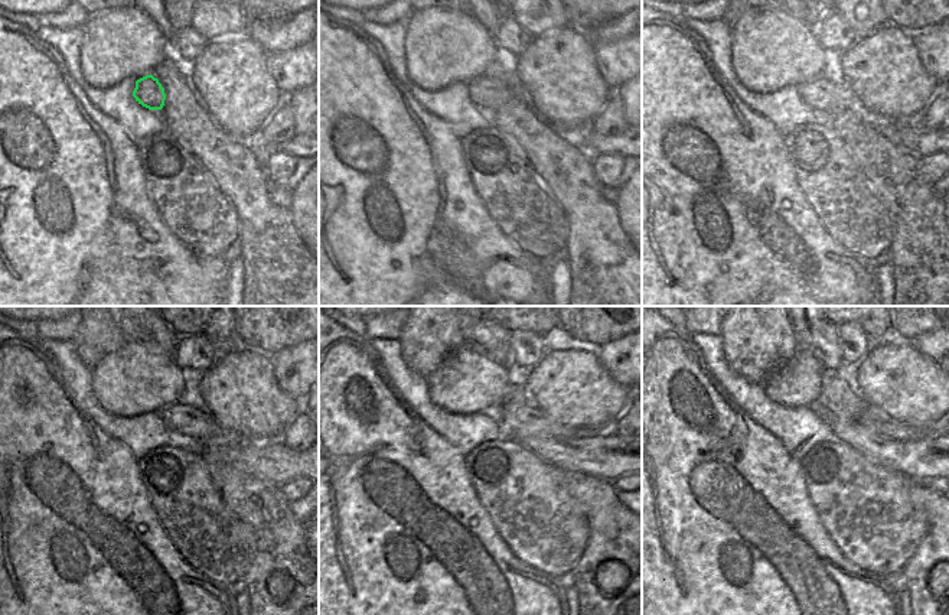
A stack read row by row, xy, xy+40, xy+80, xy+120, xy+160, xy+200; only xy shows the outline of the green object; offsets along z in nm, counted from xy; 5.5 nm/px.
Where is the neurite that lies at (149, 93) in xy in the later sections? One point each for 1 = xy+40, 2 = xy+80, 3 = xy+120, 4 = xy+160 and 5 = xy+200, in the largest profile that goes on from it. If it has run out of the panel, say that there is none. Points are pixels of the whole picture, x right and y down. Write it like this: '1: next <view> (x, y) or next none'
1: next xy+40 (489, 93)
2: next xy+80 (834, 97)
3: next xy+120 (192, 420)
4: next xy+160 (518, 422)
5: next xy+200 (879, 422)

